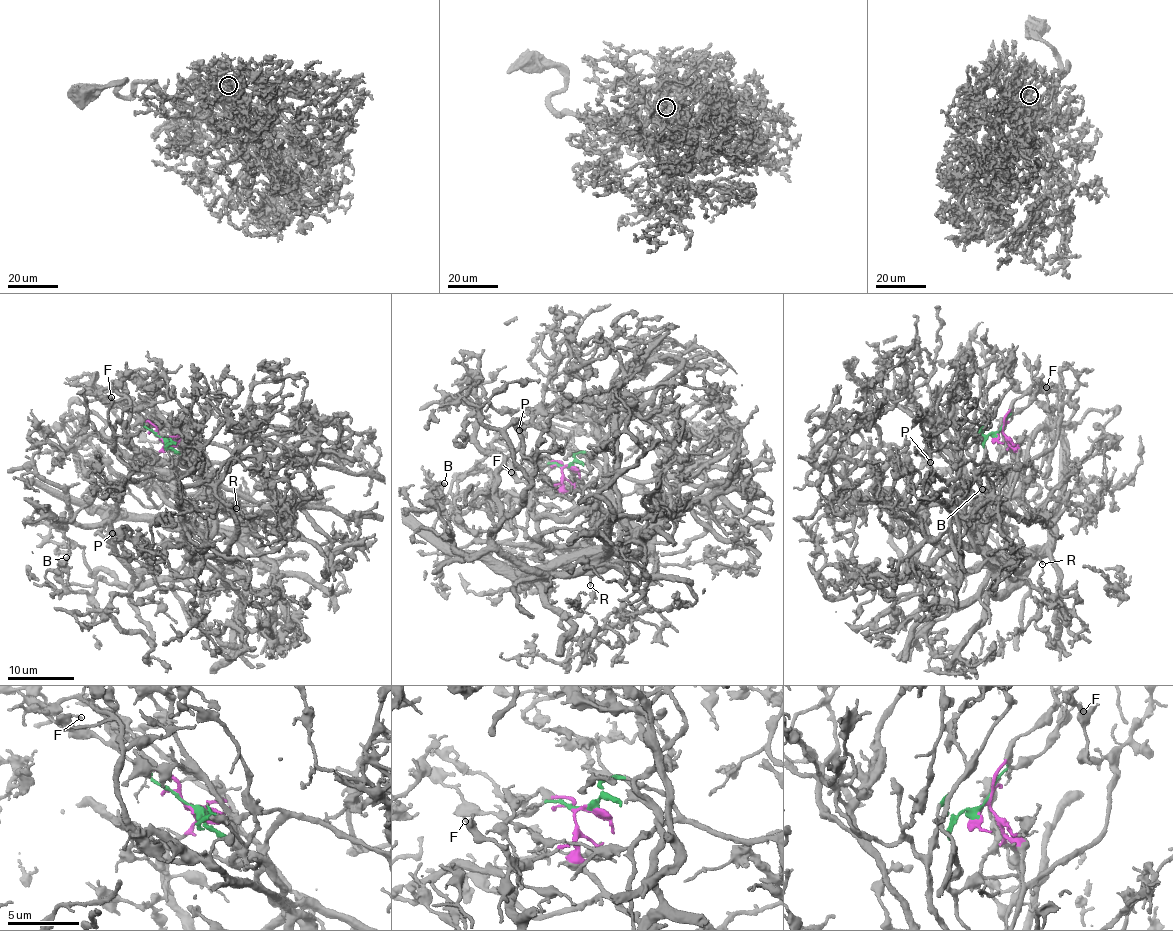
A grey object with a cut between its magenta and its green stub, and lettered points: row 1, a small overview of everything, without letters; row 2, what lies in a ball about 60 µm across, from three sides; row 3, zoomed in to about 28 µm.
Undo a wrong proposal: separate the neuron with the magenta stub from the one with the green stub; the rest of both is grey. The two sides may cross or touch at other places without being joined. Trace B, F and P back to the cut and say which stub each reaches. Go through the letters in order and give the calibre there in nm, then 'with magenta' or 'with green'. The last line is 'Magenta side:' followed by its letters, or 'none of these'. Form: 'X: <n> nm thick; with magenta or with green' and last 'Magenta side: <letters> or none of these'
B: 140 nm thick; with magenta
F: 100 nm thick; with green
P: 90 nm thick; with magenta
Magenta side: B, P

